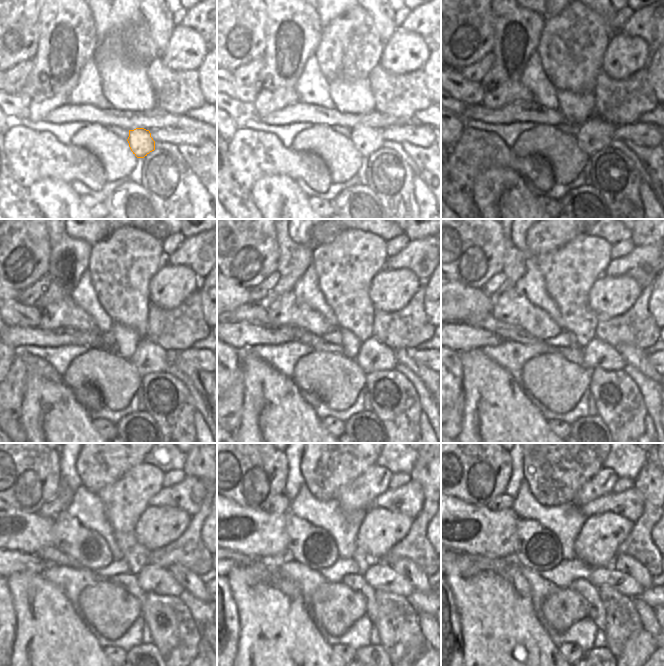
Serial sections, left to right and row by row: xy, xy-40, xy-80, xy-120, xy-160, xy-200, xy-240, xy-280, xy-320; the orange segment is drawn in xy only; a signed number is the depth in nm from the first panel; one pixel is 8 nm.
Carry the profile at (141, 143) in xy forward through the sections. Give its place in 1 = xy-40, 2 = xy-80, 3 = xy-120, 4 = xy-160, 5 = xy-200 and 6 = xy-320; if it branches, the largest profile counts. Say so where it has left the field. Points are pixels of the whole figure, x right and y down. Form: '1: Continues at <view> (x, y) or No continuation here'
1: Continues at xy-40 (367, 140)
2: Continues at xy-80 (595, 134)
3: Continues at xy-120 (149, 357)
4: Continues at xy-160 (374, 356)
5: Continues at xy-200 (597, 354)
6: Continues at xy-320 (606, 575).

